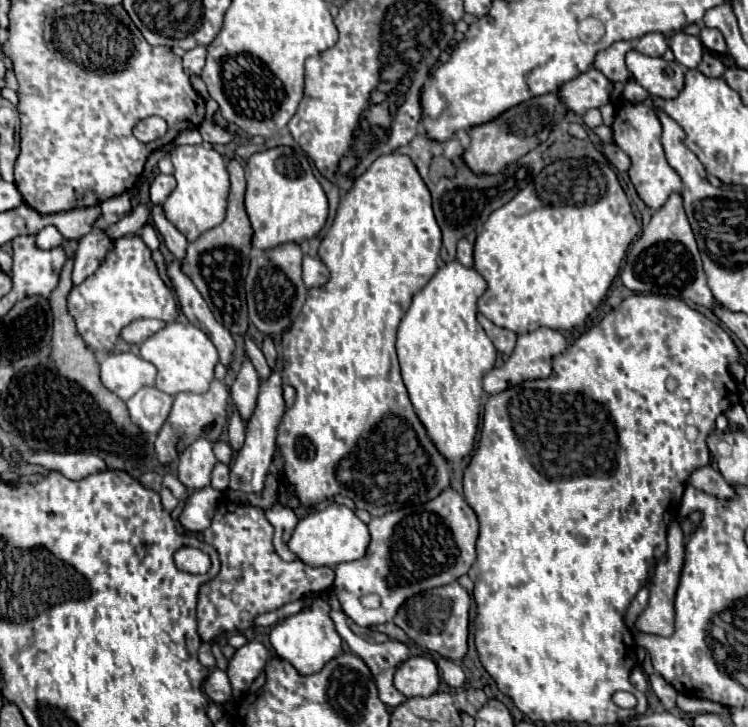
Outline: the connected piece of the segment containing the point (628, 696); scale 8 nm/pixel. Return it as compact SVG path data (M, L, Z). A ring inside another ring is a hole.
M615 692L613 700L621 708L635 708L637 706L637 698L631 692Z

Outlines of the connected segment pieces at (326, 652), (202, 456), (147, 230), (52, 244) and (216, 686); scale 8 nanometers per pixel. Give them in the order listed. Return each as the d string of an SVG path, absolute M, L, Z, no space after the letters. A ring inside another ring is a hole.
M321 598L313 600L313 604L305 610L301 610L299 614L281 620L277 626L273 626L271 630L271 644L277 652L277 656L285 662L289 662L299 674L315 674L317 670L321 670L329 660L337 658L337 654L341 654L341 638L335 632L335 626L329 618L329 604Z
M199 438L179 456L179 480L189 490L201 490L209 486L211 470L217 464L213 454L213 444L205 438Z
M145 224L145 226L143 226L141 238L143 238L143 242L149 246L149 250L157 250L157 248L159 248L159 236L157 236L157 230L155 230L151 224Z
M47 226L35 236L35 242L37 242L37 248L41 250L53 250L53 248L63 246L65 236L55 226Z
M215 668L215 670L209 674L209 678L205 680L203 688L205 688L205 694L207 694L215 704L219 704L219 706L223 706L223 704L227 704L227 702L233 700L227 672L223 672L223 670L219 670L219 668Z

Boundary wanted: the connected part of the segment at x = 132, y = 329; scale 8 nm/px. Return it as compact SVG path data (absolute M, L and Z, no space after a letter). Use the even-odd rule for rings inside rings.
M135 320L123 330L123 340L139 344L145 338L153 336L157 330L161 330L161 326L165 326L165 322L161 320Z

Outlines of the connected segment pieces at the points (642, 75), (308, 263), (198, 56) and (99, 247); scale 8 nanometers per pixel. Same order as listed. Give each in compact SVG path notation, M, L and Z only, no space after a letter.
M631 50L627 54L627 68L651 96L669 100L685 86L685 68L679 62L665 62L663 58L651 58Z
M305 256L303 258L303 282L307 288L319 288L327 284L329 280L329 270L319 258Z
M197 46L189 52L185 52L183 56L183 68L187 74L201 74L203 66L205 66L205 56L207 56L207 48L205 46Z
M93 230L79 240L75 266L73 266L73 284L81 284L87 276L91 276L101 266L101 262L107 258L111 250L111 244L113 240L99 230Z

